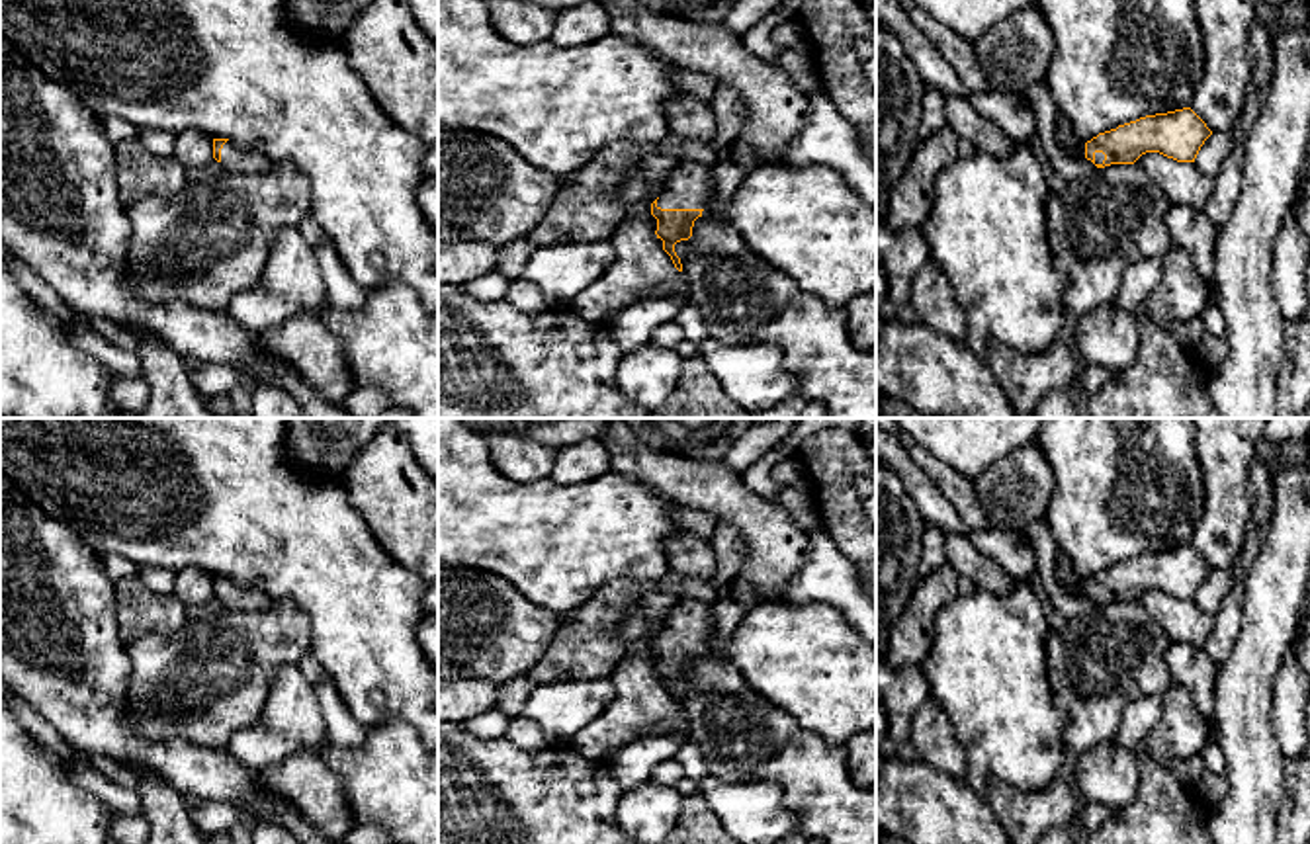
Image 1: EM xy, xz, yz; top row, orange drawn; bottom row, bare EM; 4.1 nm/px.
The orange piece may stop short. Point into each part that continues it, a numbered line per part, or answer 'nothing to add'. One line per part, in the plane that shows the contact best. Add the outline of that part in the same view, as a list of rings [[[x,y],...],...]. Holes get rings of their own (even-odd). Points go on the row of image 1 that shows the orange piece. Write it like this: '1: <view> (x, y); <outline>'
1: xz (689, 186); [[[682,160],[665,180],[657,199],[661,209],[704,209],[712,195],[712,168]]]

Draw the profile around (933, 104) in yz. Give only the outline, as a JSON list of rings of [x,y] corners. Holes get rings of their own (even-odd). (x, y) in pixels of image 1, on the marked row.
[[[927,86],[923,106],[921,106],[921,123],[919,137],[927,139],[946,125],[944,119],[944,94],[933,86]]]

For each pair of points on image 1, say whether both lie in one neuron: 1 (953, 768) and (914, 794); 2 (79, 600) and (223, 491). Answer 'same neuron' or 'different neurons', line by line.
1: different neurons
2: different neurons

